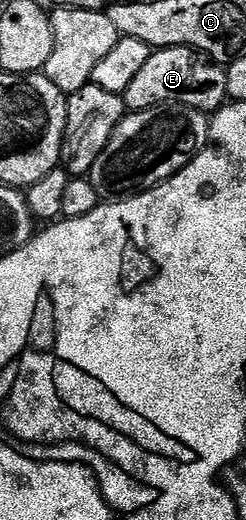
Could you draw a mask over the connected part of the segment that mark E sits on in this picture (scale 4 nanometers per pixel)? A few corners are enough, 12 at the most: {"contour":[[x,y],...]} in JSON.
{"contour":[[160,48],[128,86],[130,112],[227,103],[226,68]]}

